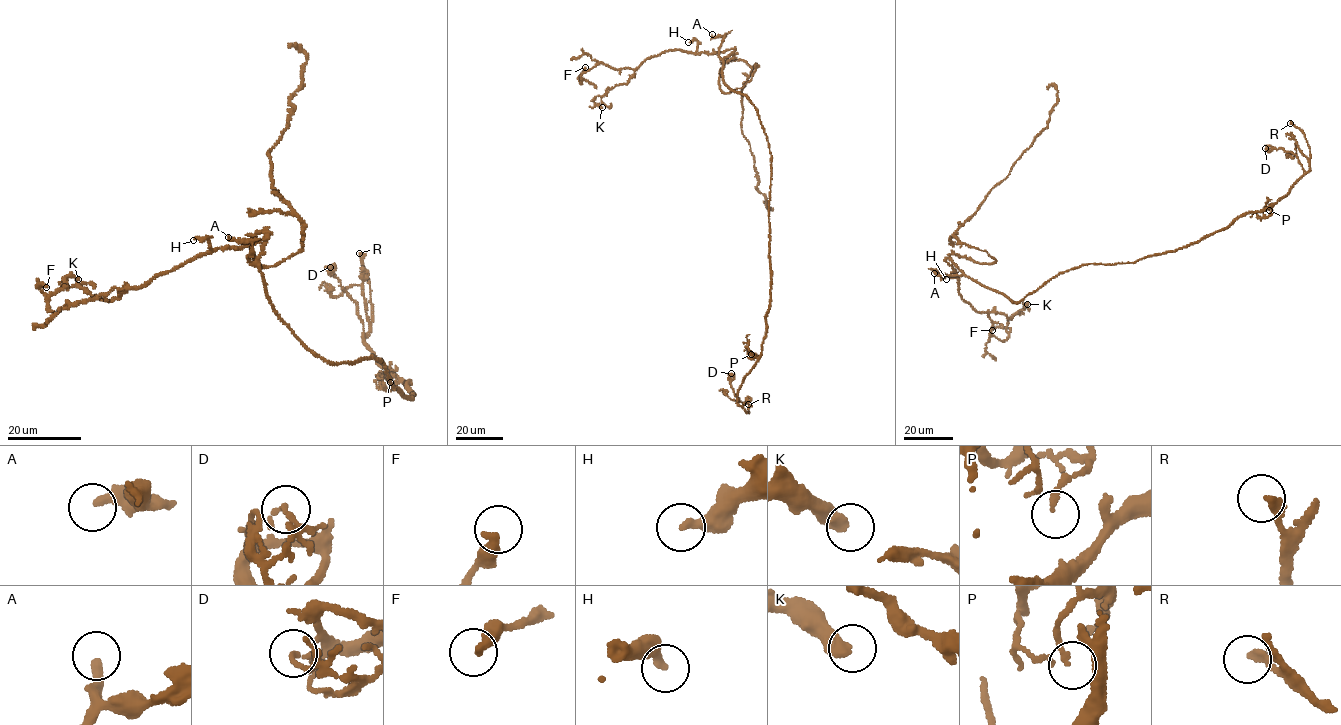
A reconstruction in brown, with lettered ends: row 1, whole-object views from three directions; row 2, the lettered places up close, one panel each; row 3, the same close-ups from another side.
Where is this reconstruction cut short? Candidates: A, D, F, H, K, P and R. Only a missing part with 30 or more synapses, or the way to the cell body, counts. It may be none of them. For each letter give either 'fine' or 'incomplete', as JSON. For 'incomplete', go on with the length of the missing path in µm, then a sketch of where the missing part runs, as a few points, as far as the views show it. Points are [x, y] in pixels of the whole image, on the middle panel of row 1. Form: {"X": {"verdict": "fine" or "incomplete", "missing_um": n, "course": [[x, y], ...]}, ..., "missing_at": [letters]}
{"A": {"verdict": "fine"}, "D": {"verdict": "fine"}, "F": {"verdict": "fine"}, "H": {"verdict": "fine"}, "K": {"verdict": "fine"}, "P": {"verdict": "fine"}, "R": {"verdict": "incomplete", "missing_um": 9, "course": [[748, 404], [760, 406]]}, "missing_at": ["R"]}

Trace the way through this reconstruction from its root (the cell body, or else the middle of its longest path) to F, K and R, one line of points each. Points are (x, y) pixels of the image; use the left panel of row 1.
F: (320, 357), (267, 296), (258, 258), (265, 235), (56, 312), (38, 286), (46, 287)
K: (320, 357), (267, 296), (258, 258), (265, 235), (198, 255), (117, 298), (97, 299), (63, 278), (78, 279)
R: (320, 357), (337, 364), (382, 360), (394, 389), (407, 399), (415, 395), (364, 340), (372, 305), (359, 253)

